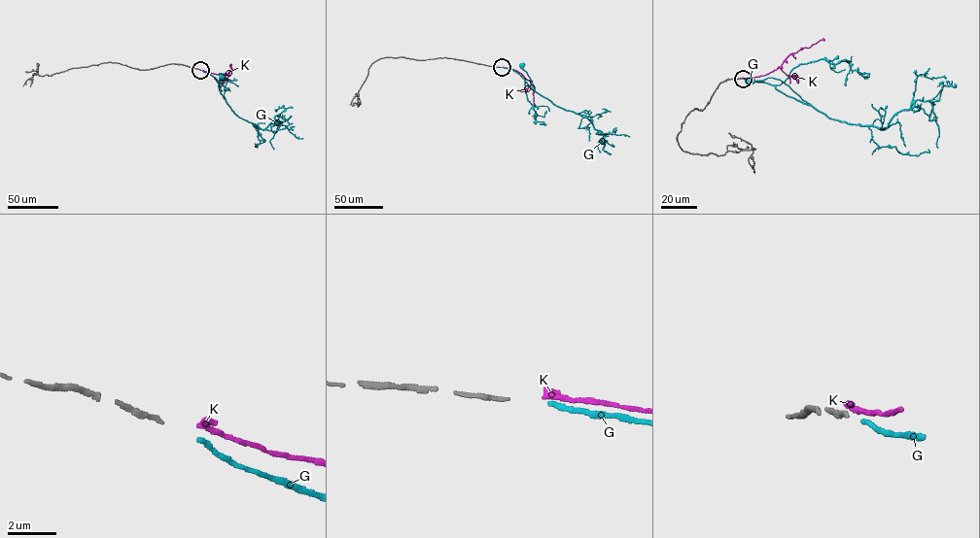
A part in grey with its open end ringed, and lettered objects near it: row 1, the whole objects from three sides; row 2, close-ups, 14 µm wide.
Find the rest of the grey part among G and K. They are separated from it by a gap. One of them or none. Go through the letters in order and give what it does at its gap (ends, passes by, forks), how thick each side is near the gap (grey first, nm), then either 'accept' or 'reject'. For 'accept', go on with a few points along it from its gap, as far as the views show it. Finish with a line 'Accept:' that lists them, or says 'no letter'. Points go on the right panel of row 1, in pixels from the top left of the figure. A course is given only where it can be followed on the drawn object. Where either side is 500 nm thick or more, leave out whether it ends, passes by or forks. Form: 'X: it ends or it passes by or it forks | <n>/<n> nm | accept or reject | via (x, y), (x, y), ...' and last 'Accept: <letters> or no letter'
G: it ends | 160/170 nm | accept | via (744, 79), (775, 85), (778, 90), (810, 105), (780, 80), (767, 78), (748, 81)
K: it ends | 160/240 nm | reject
Accept: G

